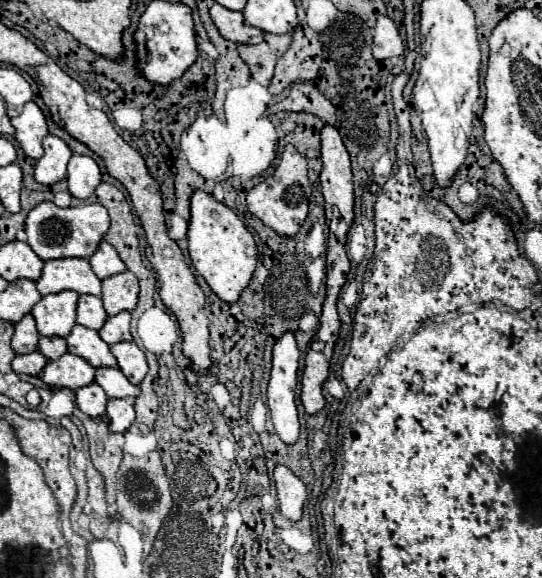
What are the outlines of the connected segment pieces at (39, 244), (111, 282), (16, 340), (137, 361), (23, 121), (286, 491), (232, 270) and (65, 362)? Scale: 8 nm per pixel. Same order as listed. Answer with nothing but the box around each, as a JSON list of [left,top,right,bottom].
[[26,202,110,262],[102,270,138,316],[12,314,38,354],[110,342,148,384],[12,102,48,158],[274,466,306,522],[188,190,258,302],[40,354,94,390]]

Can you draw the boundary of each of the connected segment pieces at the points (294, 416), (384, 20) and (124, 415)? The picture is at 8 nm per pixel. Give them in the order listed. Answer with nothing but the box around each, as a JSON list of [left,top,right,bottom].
[[268,332,300,444],[372,16,404,60],[106,400,136,432]]

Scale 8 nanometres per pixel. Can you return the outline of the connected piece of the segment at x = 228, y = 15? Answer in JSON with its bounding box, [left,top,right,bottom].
[210,4,264,44]

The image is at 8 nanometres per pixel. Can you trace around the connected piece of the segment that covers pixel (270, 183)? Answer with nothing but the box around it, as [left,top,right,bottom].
[246,146,312,236]

